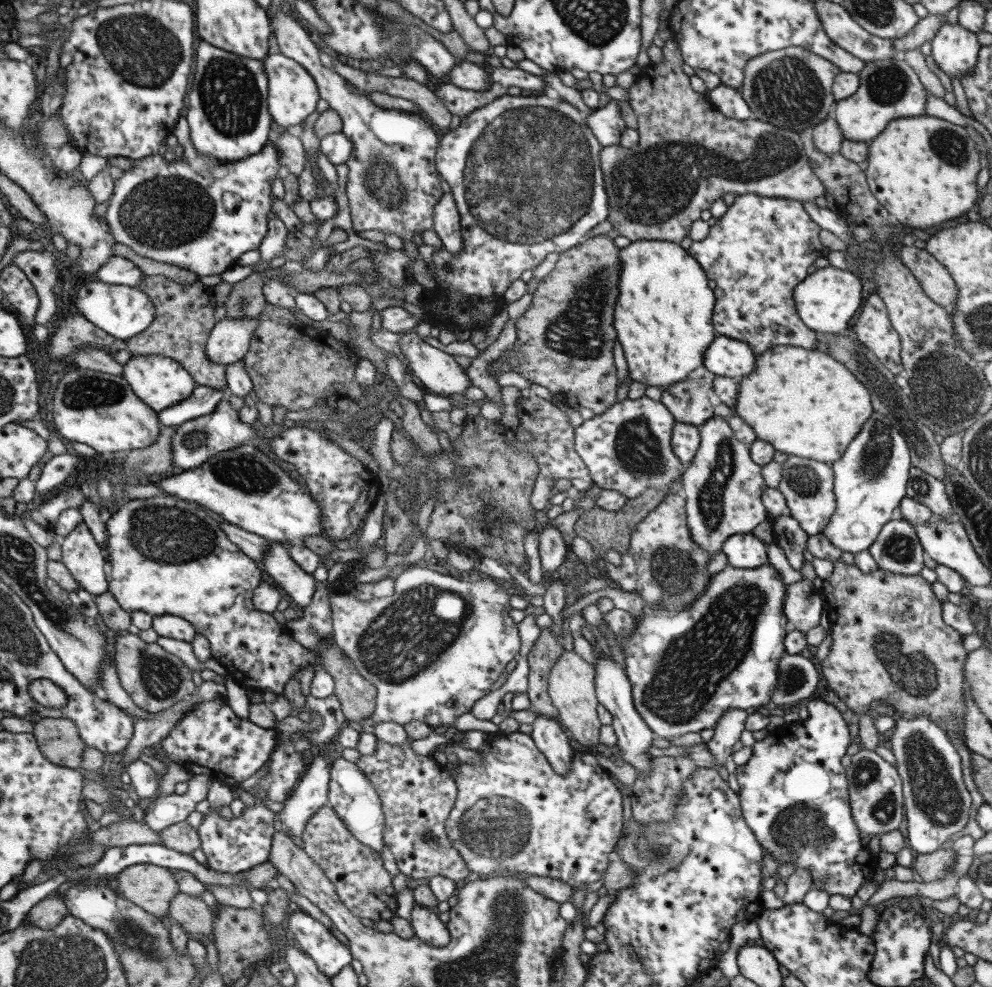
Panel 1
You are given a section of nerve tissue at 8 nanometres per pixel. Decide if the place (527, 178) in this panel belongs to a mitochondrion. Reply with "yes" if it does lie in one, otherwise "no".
yes

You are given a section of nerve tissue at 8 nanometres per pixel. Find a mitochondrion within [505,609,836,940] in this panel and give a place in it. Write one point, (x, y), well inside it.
(652, 858)

